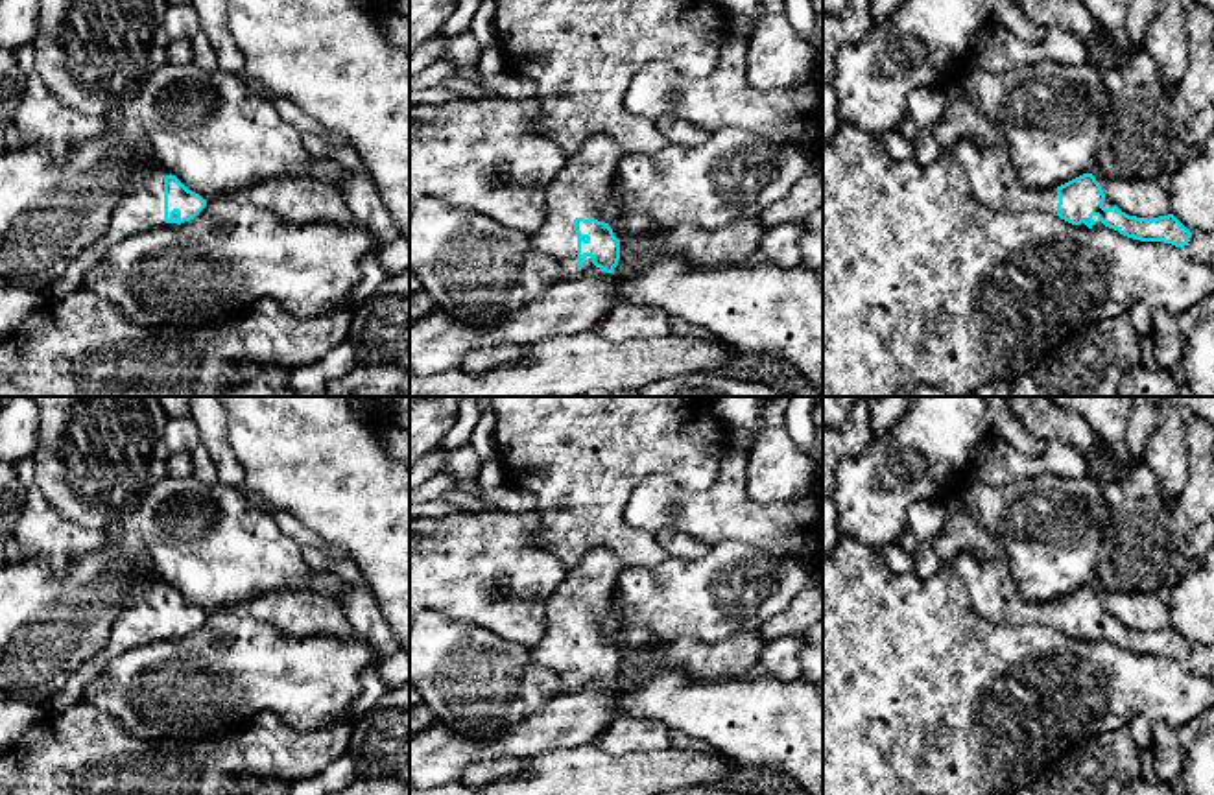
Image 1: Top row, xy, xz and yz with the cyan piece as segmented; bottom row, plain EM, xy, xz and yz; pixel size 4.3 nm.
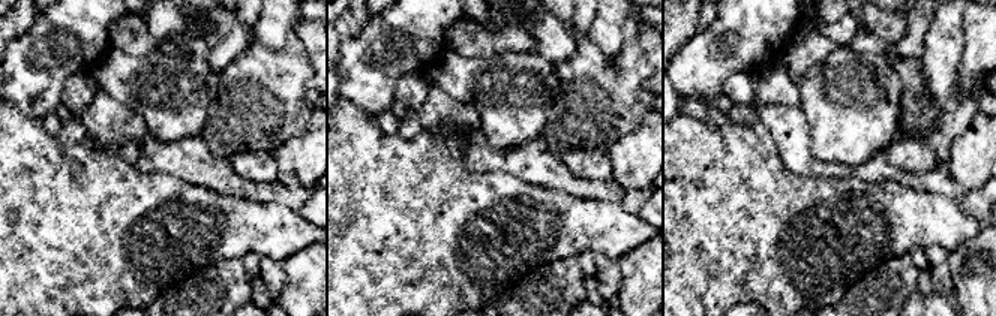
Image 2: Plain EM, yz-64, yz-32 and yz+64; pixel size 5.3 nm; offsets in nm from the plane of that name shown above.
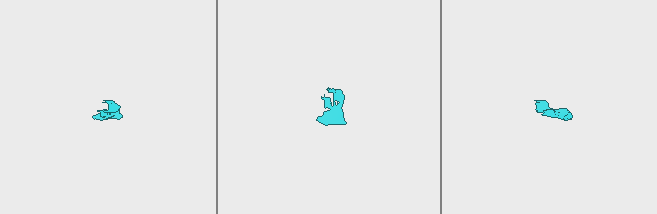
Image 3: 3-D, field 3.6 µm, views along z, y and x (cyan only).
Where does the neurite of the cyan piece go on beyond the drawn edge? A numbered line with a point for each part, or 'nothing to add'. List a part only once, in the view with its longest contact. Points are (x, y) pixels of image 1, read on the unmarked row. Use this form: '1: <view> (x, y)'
1: xz (582, 602)
2: yz (1202, 657)

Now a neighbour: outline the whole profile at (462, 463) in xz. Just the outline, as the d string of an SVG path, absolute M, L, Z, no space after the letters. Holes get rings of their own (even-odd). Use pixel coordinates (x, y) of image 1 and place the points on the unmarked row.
M461 445L446 452L445 467L441 472L450 474L458 481L476 480L482 467L480 456L470 445Z

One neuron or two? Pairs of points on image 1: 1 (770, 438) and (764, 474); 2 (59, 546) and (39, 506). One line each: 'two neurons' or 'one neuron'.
1: one neuron
2: one neuron

